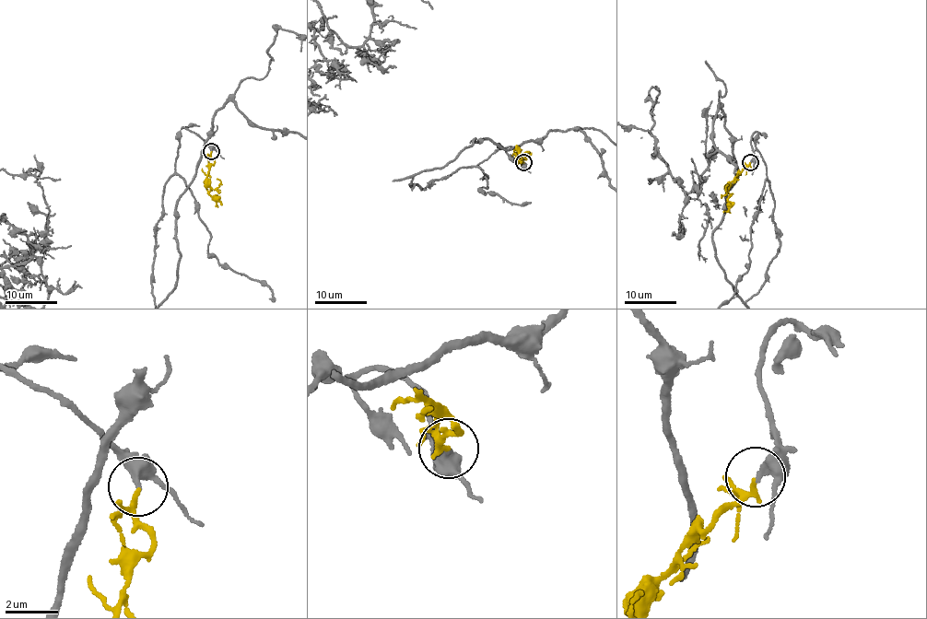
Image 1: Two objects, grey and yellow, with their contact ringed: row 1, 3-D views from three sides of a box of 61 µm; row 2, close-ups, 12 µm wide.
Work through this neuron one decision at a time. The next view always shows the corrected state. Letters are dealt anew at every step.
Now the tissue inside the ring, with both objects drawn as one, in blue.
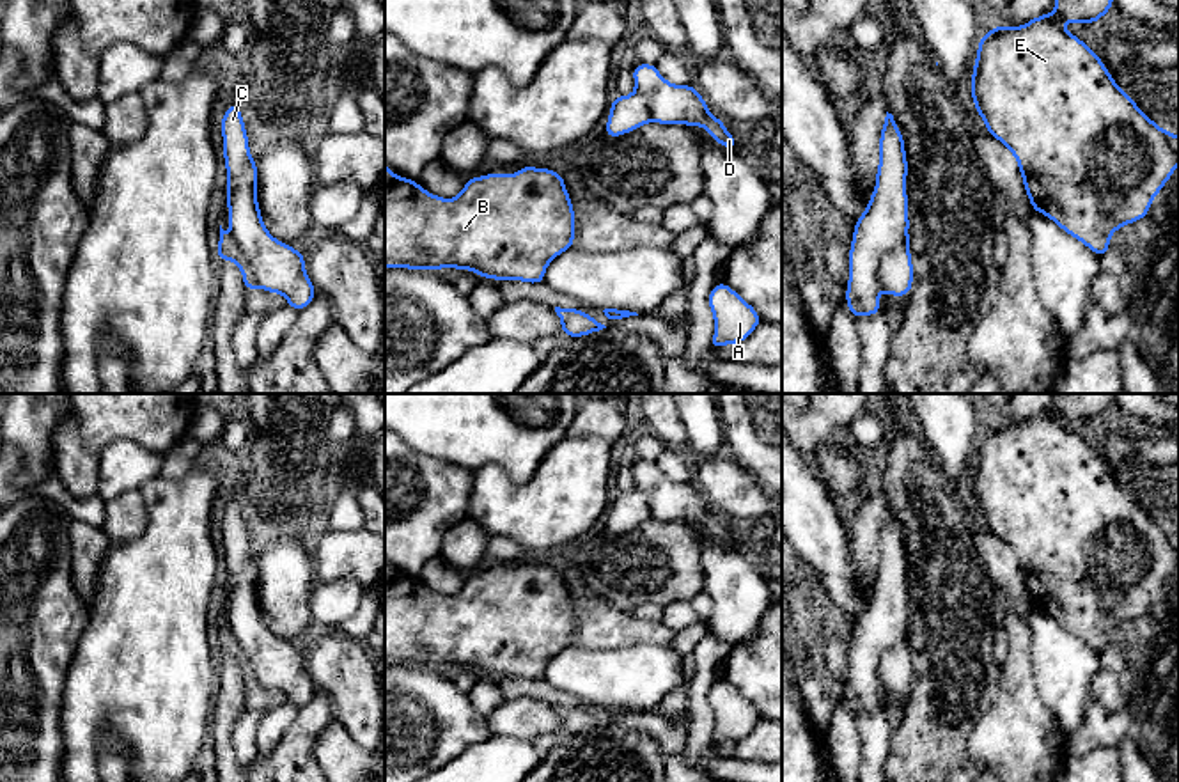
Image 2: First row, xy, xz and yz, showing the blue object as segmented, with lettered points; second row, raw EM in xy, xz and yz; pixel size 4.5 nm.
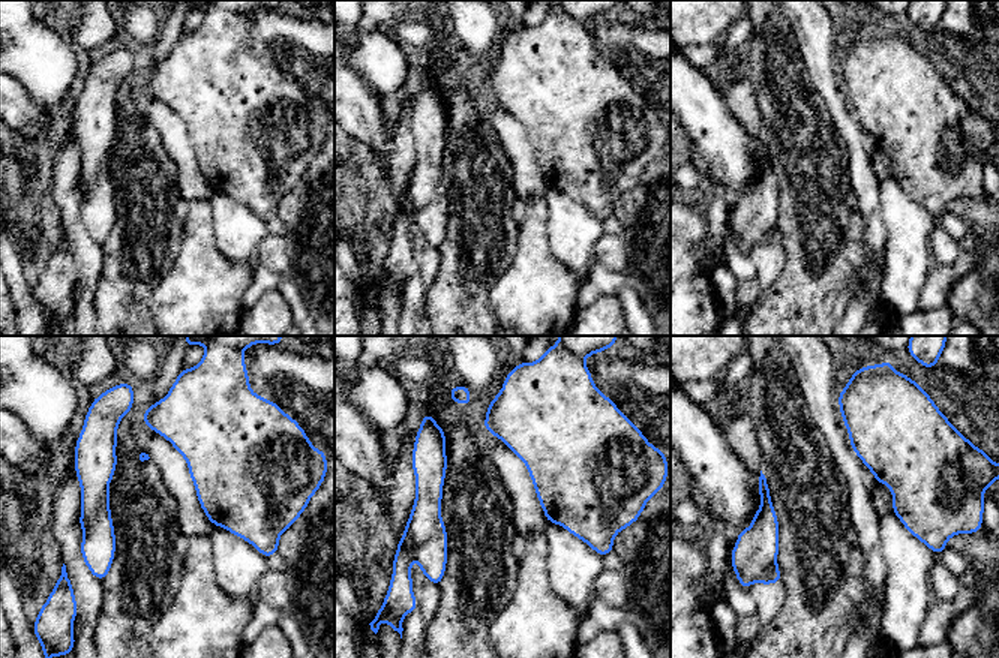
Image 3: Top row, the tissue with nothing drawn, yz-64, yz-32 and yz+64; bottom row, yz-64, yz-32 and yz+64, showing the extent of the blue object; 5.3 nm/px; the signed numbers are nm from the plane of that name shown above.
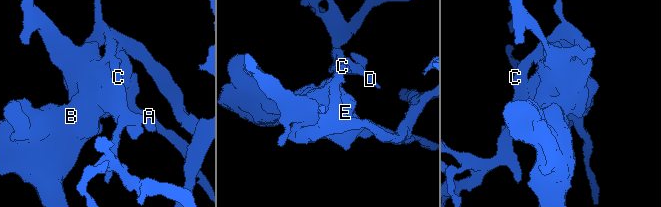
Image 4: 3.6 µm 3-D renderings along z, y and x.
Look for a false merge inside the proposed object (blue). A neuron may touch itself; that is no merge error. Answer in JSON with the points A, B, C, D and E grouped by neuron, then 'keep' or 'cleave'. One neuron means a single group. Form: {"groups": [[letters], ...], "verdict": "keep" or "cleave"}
{"groups": [["A", "E"], ["B", "C", "D"]], "verdict": "cleave"}

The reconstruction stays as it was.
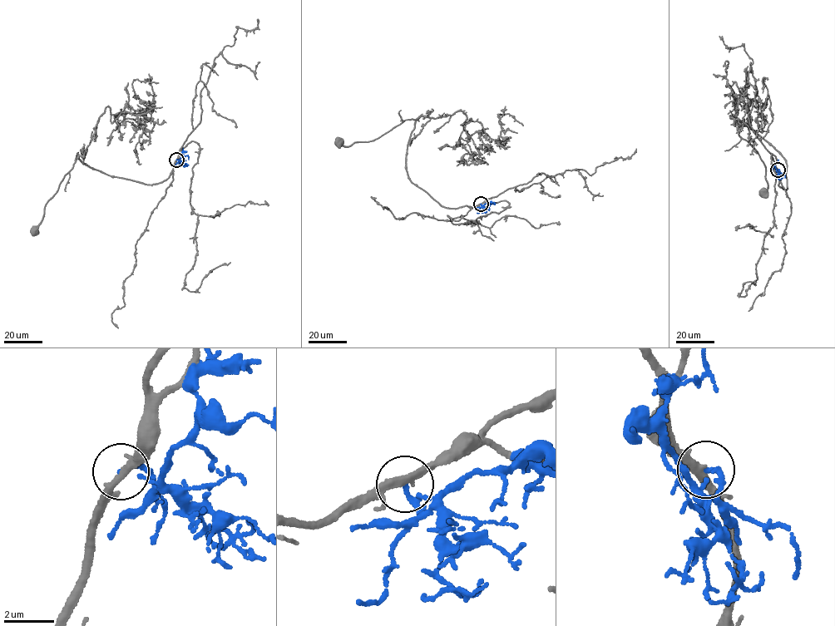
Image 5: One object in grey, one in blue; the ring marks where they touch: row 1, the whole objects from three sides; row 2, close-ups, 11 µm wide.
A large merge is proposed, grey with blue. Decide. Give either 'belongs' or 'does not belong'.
does not belong

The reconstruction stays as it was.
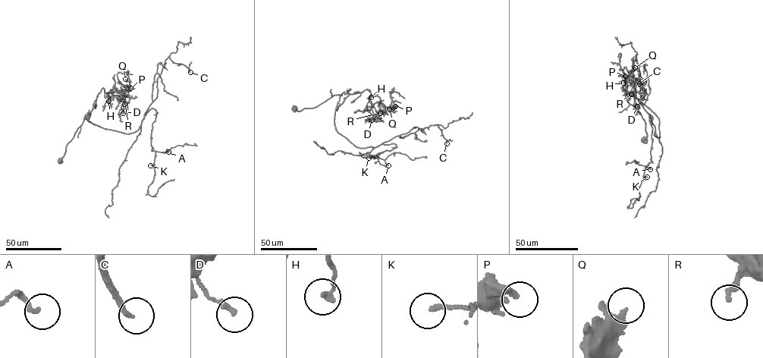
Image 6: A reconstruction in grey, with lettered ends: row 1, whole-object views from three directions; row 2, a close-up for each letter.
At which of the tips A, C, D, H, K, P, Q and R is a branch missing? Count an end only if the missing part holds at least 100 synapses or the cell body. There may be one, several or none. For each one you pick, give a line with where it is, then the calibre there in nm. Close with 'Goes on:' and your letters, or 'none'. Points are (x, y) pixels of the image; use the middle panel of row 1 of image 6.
C: Place: (447, 143). Thickness 240 nm
Goes on: C

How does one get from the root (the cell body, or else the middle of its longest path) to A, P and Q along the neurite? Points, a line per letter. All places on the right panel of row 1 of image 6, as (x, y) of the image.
A: (644, 139), (645, 120), (628, 102), (629, 95), (648, 107), (659, 120), (658, 138), (649, 114), (650, 169)
P: (644, 139), (645, 120), (624, 94), (626, 67), (629, 76), (623, 76), (628, 80), (625, 76)
Q: (644, 139), (645, 120), (624, 94), (622, 70), (626, 67), (629, 76), (623, 76), (628, 80), (635, 67)

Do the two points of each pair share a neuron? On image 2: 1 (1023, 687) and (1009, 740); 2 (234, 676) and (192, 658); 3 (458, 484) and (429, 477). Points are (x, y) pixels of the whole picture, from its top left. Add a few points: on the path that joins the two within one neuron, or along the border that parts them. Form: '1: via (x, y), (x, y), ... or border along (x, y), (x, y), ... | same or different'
1: via (1018, 699), (1018, 727) | same
2: border along (217, 658), (217, 688), (210, 710) | different
3: via (451, 484), (437, 484) | same

